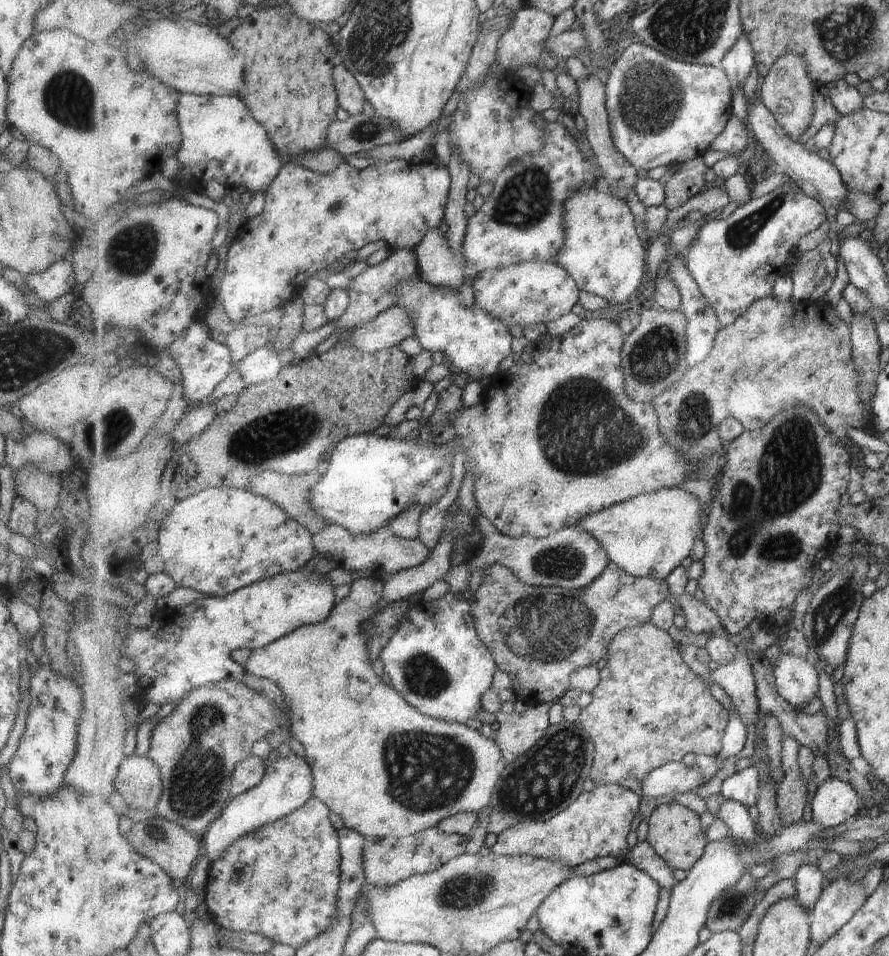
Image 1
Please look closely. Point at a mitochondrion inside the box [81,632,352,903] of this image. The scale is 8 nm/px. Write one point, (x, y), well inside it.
(197, 779)

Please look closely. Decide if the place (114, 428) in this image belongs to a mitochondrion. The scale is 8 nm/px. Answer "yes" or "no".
yes

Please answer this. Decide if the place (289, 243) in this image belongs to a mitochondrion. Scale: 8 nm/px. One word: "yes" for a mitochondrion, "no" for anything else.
no

